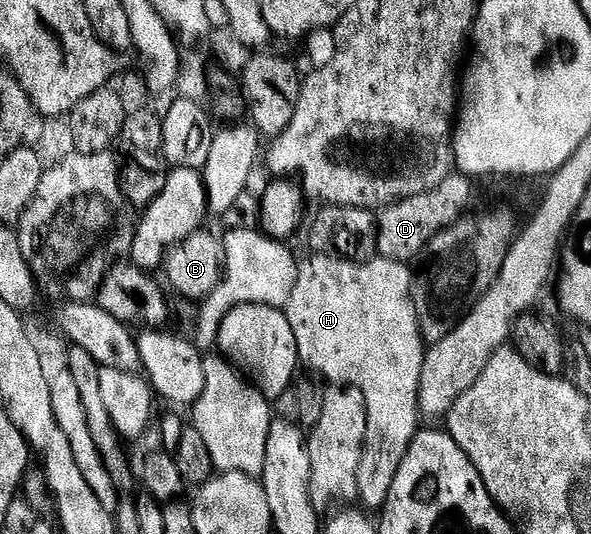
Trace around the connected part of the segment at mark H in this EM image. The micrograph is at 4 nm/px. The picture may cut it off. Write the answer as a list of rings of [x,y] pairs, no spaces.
[[[311,254],[309,258],[299,266],[284,308],[288,325],[292,325],[298,357],[305,366],[307,363],[312,370],[319,371],[314,373],[323,380],[330,379],[326,381],[331,384],[355,387],[364,393],[366,447],[360,457],[360,469],[356,469],[357,502],[363,503],[361,506],[367,512],[378,513],[386,506],[392,481],[396,481],[396,469],[420,430],[418,386],[427,348],[418,328],[414,299],[410,296],[412,271],[407,264],[381,257],[369,263],[349,263],[347,259],[330,259],[327,255]]]

